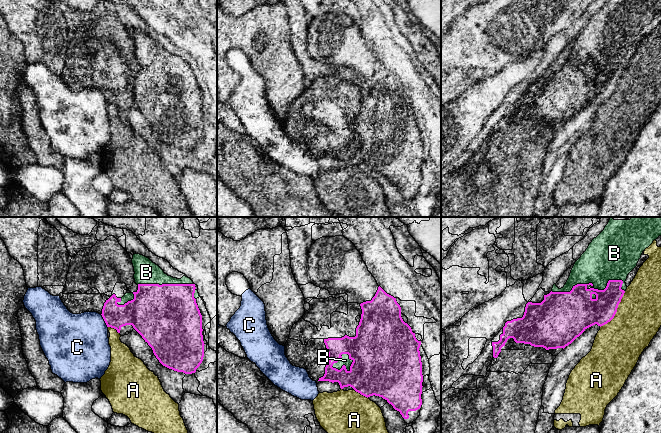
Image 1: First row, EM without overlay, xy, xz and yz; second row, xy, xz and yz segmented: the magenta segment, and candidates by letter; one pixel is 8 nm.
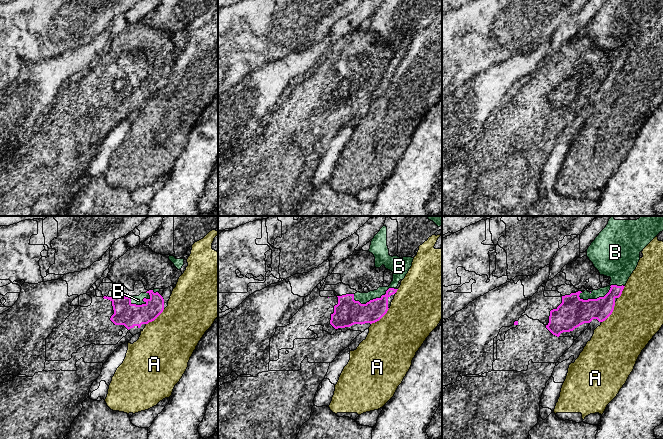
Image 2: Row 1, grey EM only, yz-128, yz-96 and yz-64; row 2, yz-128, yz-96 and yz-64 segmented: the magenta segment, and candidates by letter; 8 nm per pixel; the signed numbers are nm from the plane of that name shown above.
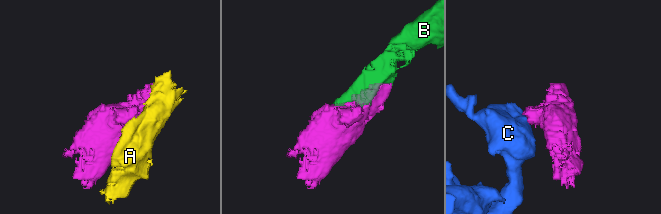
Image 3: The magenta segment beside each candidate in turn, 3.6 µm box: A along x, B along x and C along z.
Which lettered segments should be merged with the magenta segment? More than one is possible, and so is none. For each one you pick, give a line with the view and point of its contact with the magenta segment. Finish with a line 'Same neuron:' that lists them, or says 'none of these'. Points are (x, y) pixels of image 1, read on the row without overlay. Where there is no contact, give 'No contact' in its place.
B: Touches magenta at xz (341, 130)
Same neuron: B

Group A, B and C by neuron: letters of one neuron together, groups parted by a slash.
A / B / C

